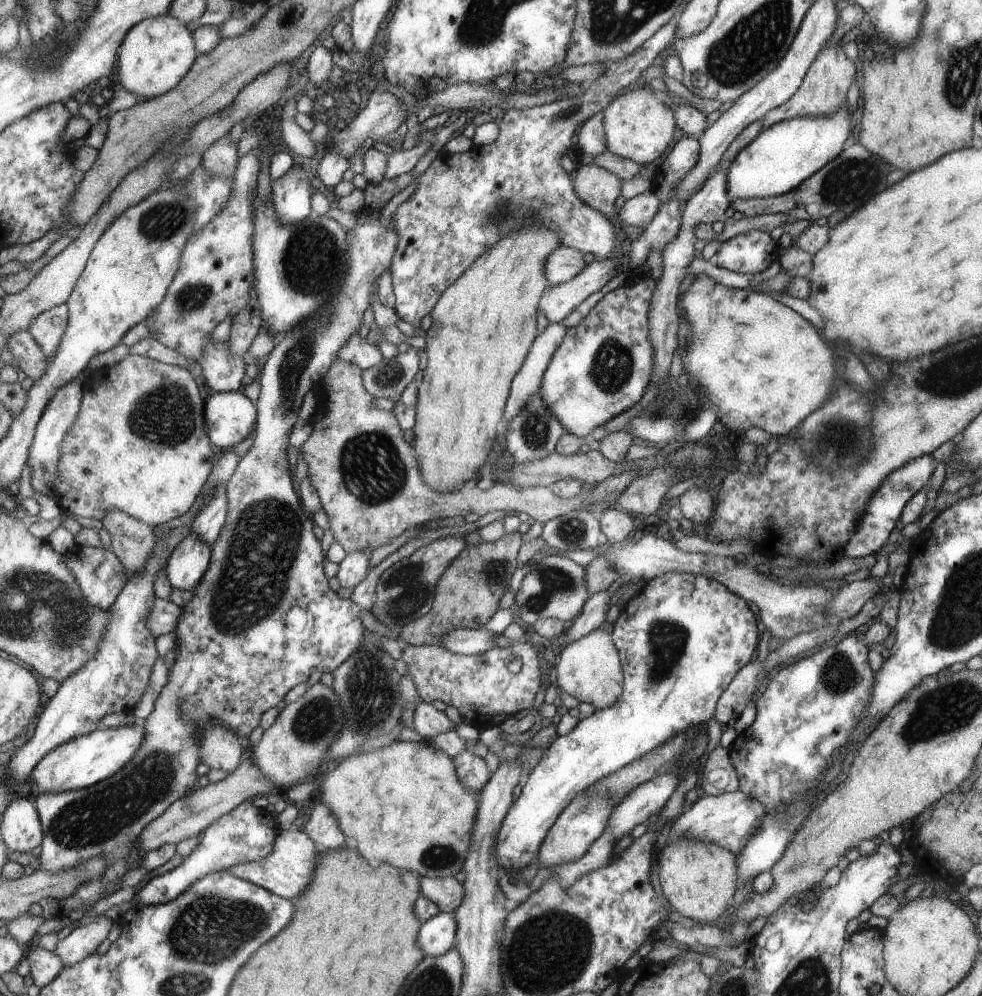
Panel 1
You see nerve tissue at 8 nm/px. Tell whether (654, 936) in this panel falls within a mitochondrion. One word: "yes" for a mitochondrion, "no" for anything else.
no

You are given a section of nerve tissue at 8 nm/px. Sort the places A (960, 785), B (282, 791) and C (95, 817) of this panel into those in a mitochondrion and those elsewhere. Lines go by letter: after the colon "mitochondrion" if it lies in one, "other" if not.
A: other
B: other
C: mitochondrion

